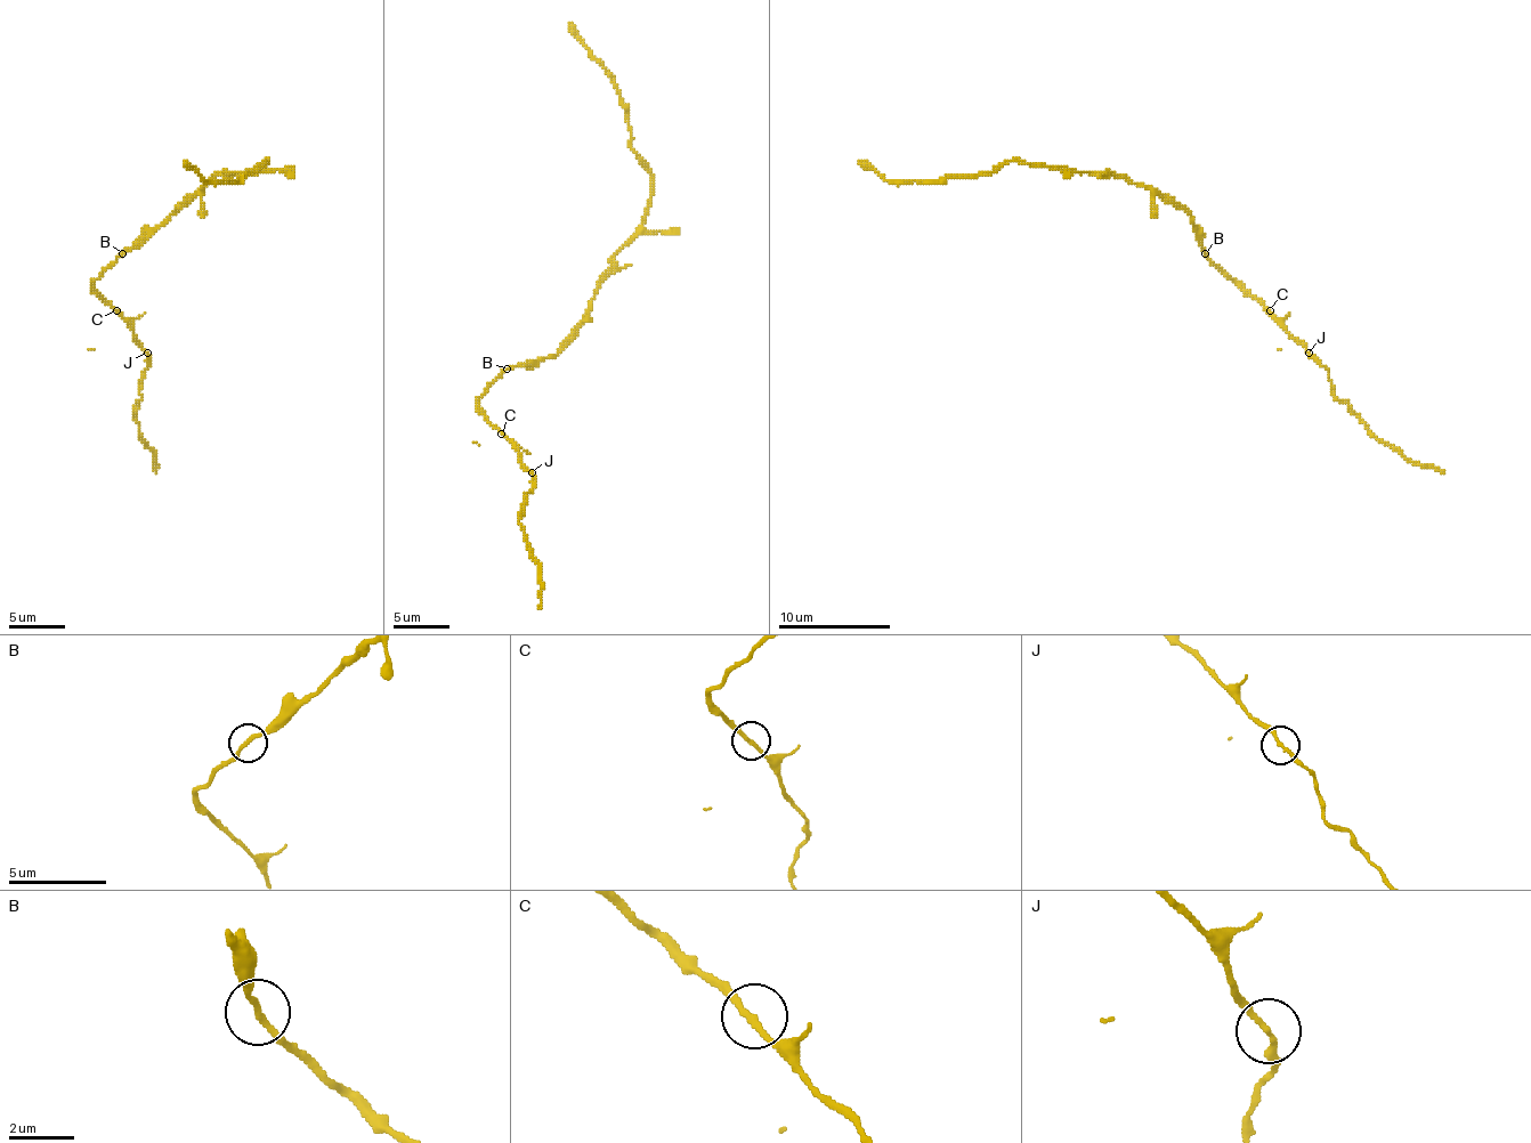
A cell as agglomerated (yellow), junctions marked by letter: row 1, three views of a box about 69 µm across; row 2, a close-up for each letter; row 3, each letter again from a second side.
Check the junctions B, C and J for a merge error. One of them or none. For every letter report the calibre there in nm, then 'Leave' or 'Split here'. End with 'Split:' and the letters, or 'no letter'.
B: Thickness 180 nm. Leave
C: Thickness 180 nm. Leave
J: Thickness 170 nm. Split here
Split: J

